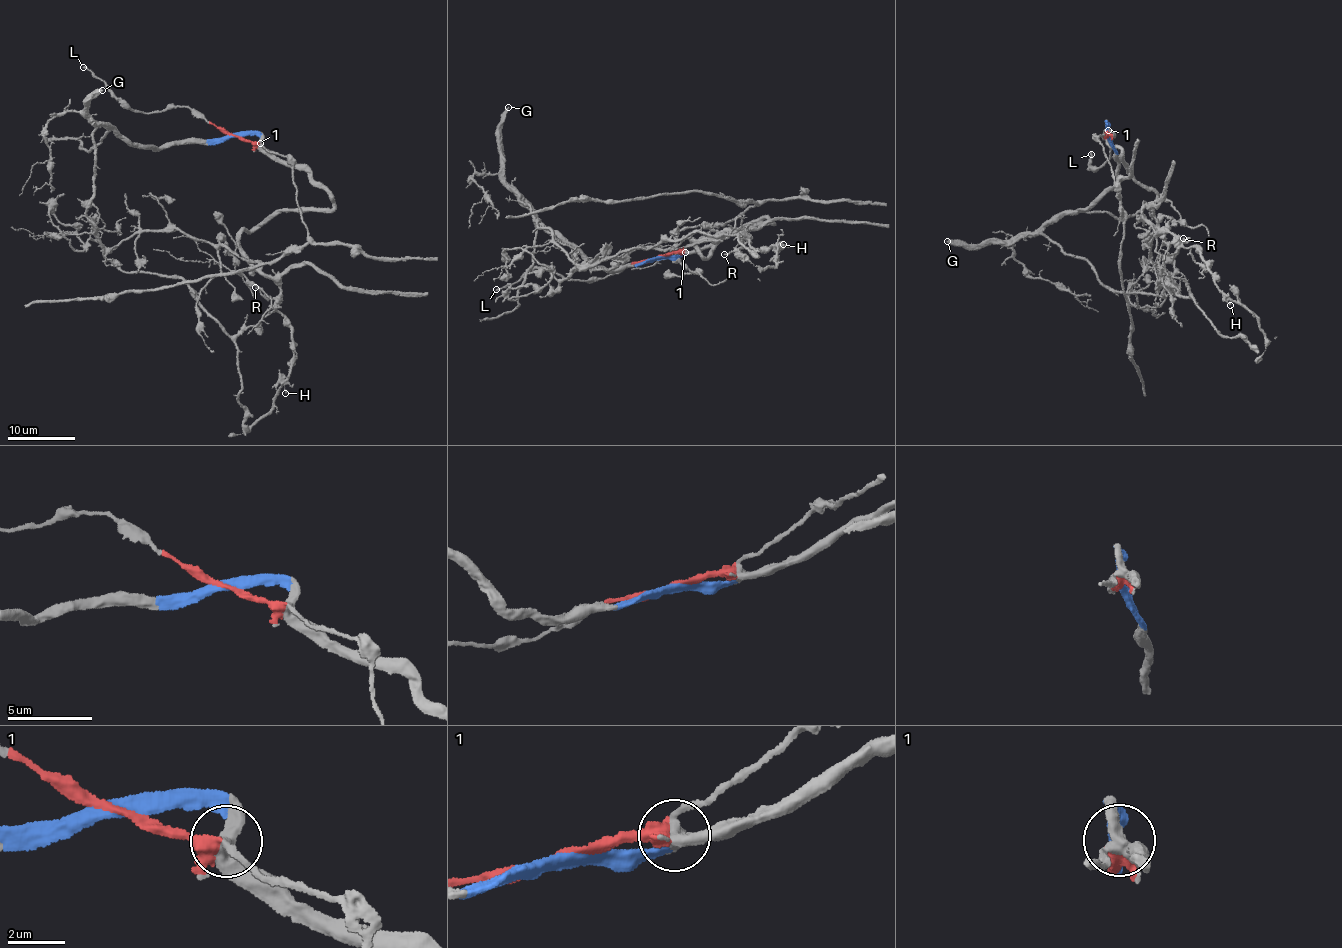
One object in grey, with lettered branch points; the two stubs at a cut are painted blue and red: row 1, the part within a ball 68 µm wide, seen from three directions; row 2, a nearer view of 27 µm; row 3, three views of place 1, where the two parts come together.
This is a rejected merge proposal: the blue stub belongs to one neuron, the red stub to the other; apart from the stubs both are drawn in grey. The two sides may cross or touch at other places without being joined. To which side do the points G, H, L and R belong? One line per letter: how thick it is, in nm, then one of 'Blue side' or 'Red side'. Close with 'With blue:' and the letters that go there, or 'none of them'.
G: Thickness 300 nm. Blue side
H: Thickness 130 nm. Blue side
L: Thickness 240 nm. Red side
R: Thickness 140 nm. Blue side
With blue: G, H, R

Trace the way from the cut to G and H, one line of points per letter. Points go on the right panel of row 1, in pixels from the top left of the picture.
G: (1107, 137), (1118, 167), (1114, 186), (1089, 208), (1057, 217), (1007, 241), (987, 238), (977, 245), (947, 242)
H: (1107, 137), (1107, 125), (1125, 172), (1157, 196), (1143, 219), (1196, 248), (1229, 305)

